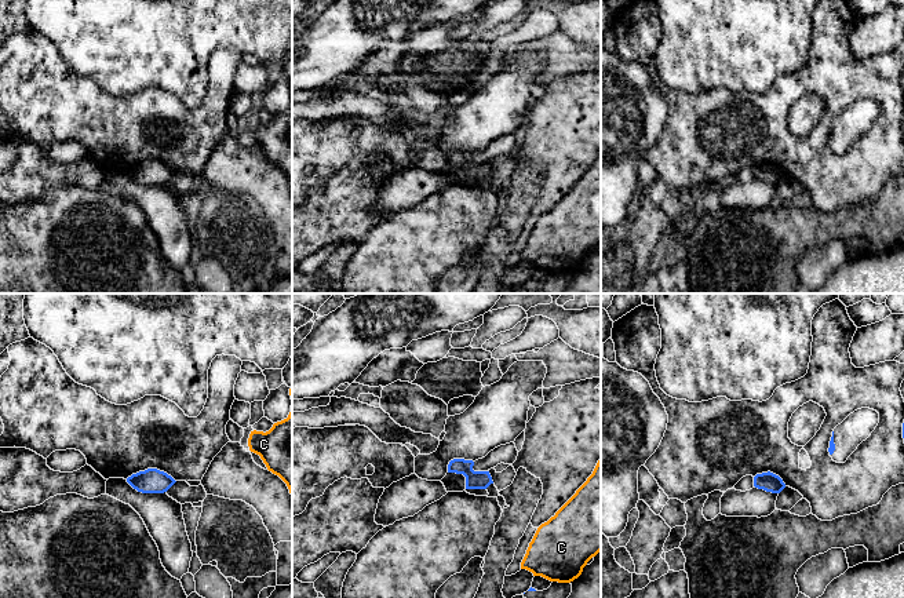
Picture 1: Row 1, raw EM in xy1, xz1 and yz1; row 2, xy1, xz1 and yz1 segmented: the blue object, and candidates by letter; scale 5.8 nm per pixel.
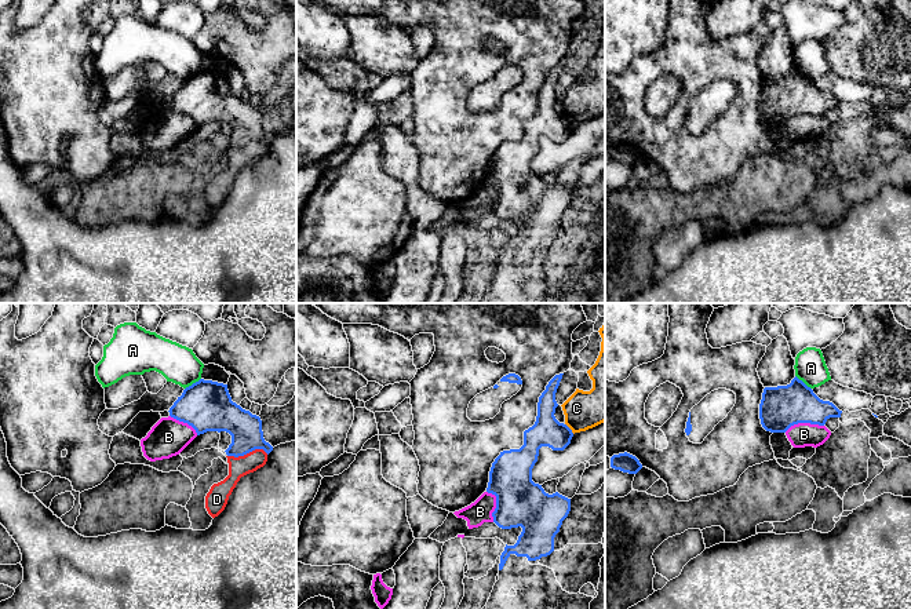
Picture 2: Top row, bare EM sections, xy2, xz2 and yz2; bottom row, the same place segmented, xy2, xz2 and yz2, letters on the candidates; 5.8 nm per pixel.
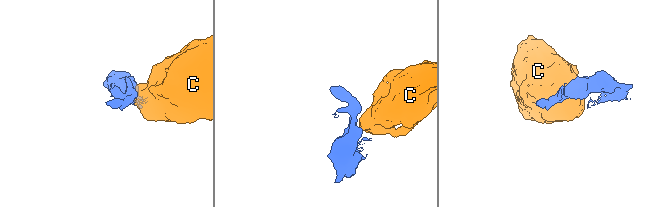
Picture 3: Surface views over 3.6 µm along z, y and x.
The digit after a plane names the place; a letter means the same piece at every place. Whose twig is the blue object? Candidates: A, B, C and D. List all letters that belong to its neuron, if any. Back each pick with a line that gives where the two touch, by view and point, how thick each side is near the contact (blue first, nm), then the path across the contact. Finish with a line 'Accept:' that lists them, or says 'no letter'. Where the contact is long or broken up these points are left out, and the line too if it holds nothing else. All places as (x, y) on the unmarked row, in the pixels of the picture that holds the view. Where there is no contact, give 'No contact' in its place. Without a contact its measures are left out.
Accept: no letter

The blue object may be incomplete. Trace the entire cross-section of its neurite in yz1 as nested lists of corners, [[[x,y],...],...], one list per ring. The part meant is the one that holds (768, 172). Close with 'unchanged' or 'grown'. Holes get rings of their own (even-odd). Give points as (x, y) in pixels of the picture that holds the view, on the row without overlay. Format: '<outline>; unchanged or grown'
[[[768,163],[754,168],[754,178],[766,183],[780,185],[785,179],[785,175],[779,167]]]; unchanged

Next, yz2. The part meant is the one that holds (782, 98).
[[[797,68],[787,77],[765,79],[759,95],[761,116],[770,124],[786,124],[798,114],[824,117],[830,109],[841,109],[841,105]]]; unchanged

